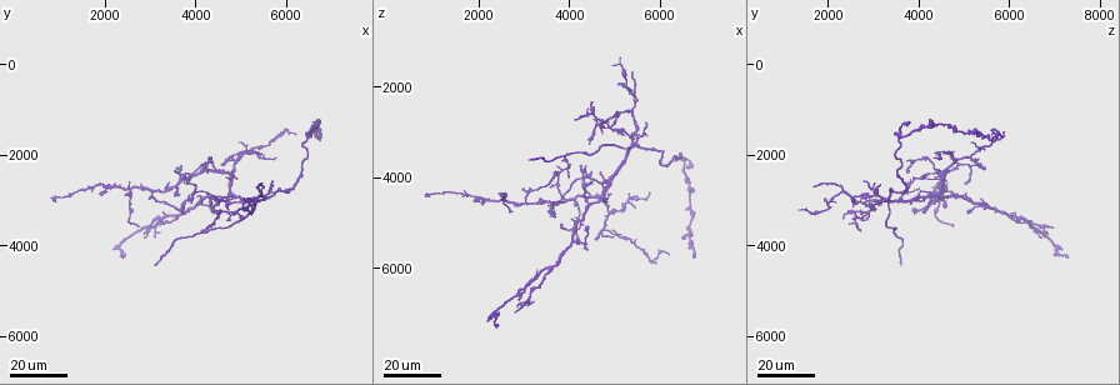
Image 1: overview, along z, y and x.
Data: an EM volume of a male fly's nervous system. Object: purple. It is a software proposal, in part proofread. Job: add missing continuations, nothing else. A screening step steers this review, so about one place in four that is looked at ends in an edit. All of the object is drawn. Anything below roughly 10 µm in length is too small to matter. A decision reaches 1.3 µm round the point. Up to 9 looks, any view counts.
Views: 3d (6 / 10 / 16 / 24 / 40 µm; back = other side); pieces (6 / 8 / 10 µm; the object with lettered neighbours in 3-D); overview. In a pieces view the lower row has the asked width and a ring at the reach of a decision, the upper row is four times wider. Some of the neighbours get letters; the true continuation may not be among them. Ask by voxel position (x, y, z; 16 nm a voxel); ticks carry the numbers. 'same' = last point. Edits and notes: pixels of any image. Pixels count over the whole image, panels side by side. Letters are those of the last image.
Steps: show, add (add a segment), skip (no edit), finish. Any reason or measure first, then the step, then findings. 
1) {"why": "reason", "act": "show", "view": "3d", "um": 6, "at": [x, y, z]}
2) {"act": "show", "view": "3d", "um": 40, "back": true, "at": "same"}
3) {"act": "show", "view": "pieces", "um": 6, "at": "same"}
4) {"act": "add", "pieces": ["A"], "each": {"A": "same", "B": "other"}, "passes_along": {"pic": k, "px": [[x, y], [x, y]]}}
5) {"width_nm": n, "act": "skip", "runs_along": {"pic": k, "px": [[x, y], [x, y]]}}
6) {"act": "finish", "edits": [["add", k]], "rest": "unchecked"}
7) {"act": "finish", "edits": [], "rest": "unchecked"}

{"why": "end of a long branch", "act": "show", "view": "3d", "um": 24, "at": [3150, 4400, 3600]}

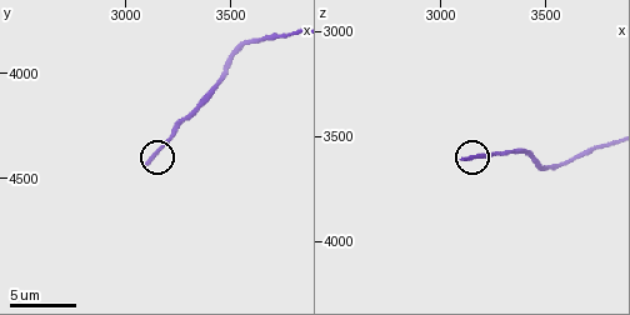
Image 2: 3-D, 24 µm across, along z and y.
{"why": "what lies round it", "act": "show", "view": "pieces", "um": 10, "at": [3110, 4420, 3610]}

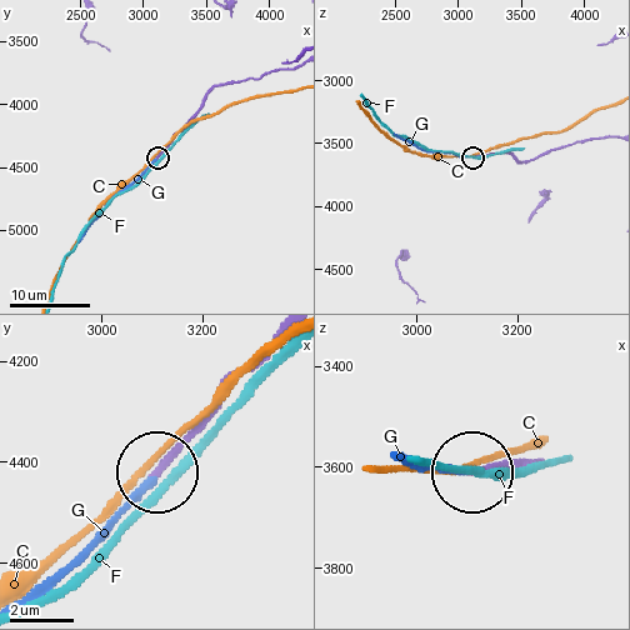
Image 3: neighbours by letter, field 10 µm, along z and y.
{"act": "add", "pieces": ["G"], "each": {"C": "other", "F": "other", "G": "same"}, "found": "the neuron continues"}

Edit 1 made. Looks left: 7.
{"why": "an open end", "act": "show", "view": "3d", "um": 24, "at": [4550, 3250, 4050]}

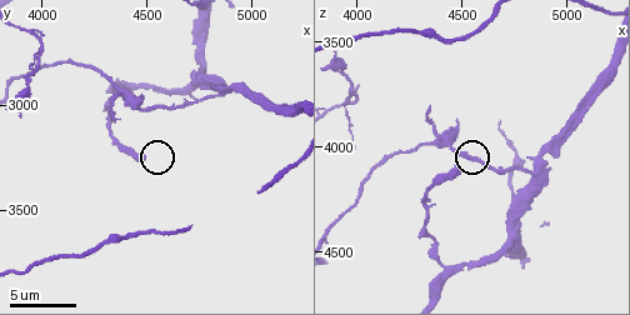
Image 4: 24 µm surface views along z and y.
{"act": "show", "view": "pieces", "um": 6, "at": [4480, 3240, 4090]}

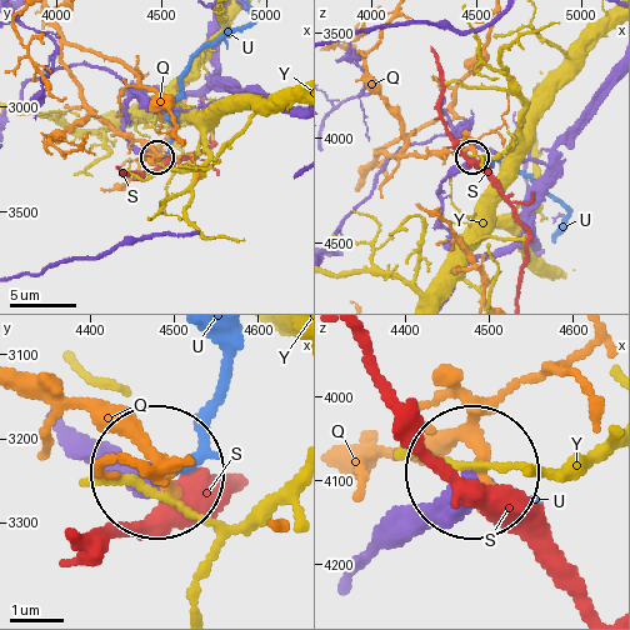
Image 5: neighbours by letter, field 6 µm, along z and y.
{"act": "skip", "each": {"Q": "other", "S": "other", "U": "other", "Y": "other"}, "found": "none of them fits"}

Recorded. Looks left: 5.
{"why": "thin end", "act": "show", "view": "3d", "um": 16, "at": [3550, 2400, 4250]}

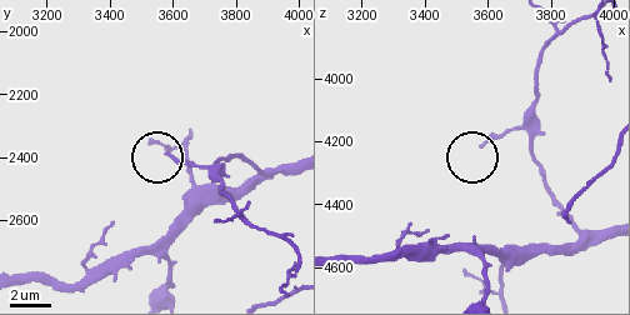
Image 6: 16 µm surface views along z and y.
{"why": "see the neighbours", "act": "show", "view": "pieces", "um": 10, "at": [3580, 2390, 4210]}

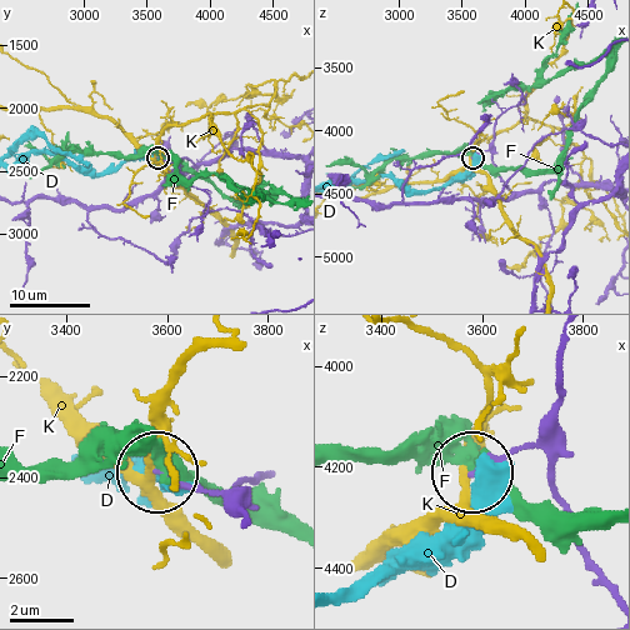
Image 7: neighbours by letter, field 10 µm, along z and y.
{"width_nm": 140, "act": "skip", "each": {"D": "other", "F": "other", "K": "other"}, "runs_along": {"pic": 7, "px": [[575, 185], [549, 180], [515, 191], [489, 153], [473, 156]]}, "found": "none of them fits"}

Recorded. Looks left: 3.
{"why": "free end", "act": "show", "view": "3d", "um": 16, "at": [3800, 2650, 5050]}

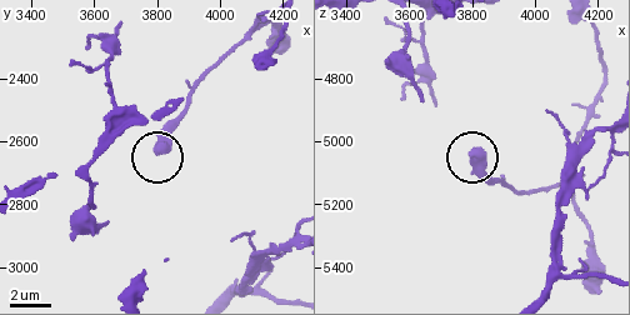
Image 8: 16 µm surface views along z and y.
{"why": "what lies round it", "act": "show", "view": "pieces", "um": 6, "at": [3810, 2620, 5030]}

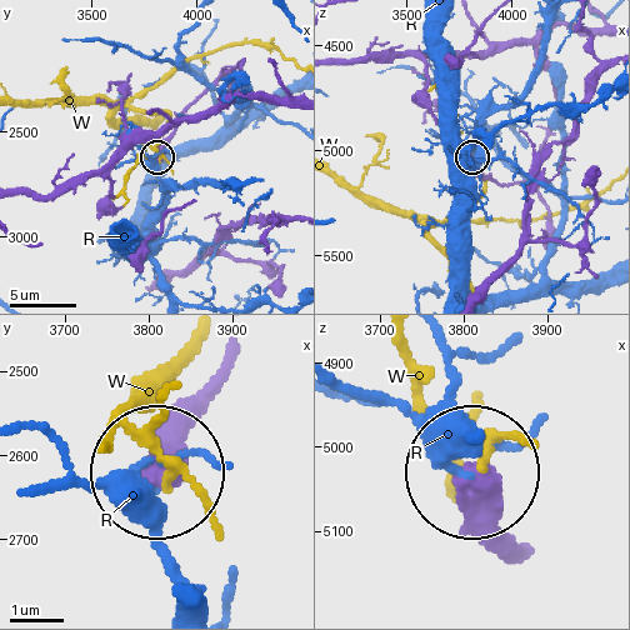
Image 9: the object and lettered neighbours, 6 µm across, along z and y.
{"act": "skip", "each": {"R": "other", "W": "other"}, "found": "none of them fits"}

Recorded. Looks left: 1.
{"act": "finish", "edits": [["add", 3]], "rest": "unchecked"}

